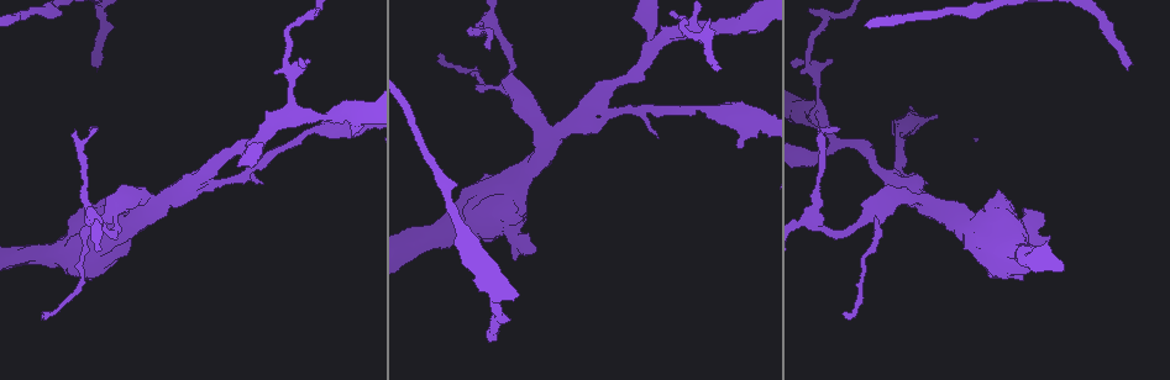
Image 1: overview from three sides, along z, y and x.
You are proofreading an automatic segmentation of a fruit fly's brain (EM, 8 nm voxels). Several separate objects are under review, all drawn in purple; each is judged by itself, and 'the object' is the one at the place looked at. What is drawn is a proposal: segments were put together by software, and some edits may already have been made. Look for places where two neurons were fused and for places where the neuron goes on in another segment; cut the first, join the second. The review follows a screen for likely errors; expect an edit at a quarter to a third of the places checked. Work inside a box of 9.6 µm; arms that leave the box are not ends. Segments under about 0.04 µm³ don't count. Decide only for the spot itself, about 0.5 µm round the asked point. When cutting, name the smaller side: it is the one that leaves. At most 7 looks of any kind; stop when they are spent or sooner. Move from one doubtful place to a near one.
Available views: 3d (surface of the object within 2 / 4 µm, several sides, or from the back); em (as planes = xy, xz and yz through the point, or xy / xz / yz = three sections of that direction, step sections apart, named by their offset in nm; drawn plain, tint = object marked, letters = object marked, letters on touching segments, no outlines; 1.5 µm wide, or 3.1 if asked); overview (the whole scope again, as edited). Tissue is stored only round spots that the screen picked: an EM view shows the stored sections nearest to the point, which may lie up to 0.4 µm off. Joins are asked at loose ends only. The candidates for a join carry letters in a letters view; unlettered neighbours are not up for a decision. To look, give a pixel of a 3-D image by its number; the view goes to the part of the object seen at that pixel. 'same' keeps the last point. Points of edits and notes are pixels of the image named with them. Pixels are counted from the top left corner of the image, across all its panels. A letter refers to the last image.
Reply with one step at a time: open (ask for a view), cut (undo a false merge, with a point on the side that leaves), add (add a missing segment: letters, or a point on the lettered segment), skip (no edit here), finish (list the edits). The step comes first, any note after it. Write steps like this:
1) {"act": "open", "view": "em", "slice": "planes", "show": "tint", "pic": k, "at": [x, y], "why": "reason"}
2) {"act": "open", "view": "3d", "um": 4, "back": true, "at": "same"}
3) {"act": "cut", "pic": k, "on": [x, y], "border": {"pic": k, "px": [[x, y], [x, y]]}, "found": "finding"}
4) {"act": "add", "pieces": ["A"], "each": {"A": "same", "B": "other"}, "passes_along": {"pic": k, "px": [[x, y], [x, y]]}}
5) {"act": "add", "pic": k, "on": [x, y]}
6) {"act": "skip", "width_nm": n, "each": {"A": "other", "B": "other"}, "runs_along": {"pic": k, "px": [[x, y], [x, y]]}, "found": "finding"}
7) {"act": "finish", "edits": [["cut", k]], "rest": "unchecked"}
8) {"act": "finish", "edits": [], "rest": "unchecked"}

{"act": "open", "view": "3d", "um": 4, "pic": 1, "at": [899, 180], "why": "arms part here"}

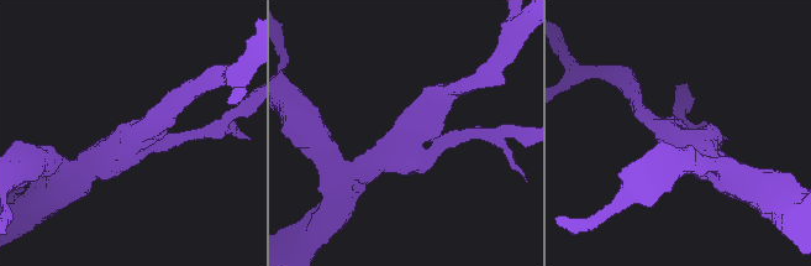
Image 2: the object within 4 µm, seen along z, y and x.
{"act": "open", "view": "em", "slice": "yz", "step": 8, "show": "tint", "pic": 2, "at": [678, 138], "why": "need the tissue"}

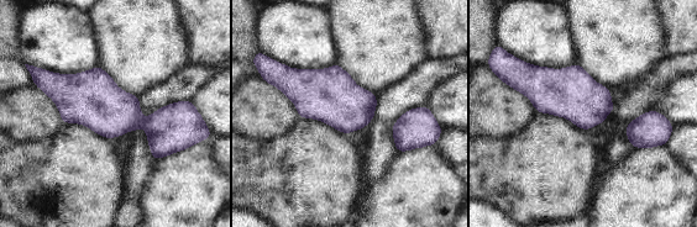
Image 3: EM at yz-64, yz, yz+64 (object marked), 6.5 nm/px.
{"act": "open", "view": "em", "slice": "xy", "step": 8, "show": "letters", "at": "same", "why": "another direction"}

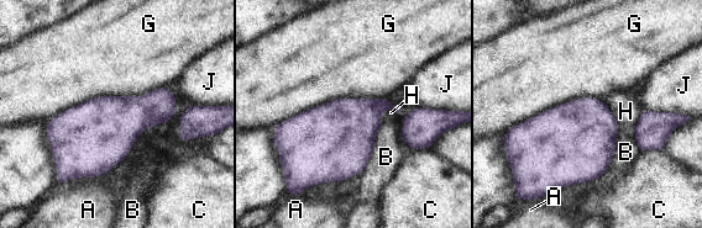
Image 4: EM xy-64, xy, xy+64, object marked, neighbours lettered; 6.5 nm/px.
{"act": "skip", "each": {"A": "other", "B": "other", "C": "other", "G": "other", "H": "other", "J": "other"}, "border": {"pic": 4, "px": [[166, 85], [98, 95], [47, 122]]}, "found": "continuous, no second neuron"}

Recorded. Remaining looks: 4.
{"act": "open", "view": "em", "slice": "xz", "step": 8, "show": "tint", "pic": 1, "at": [492, 338], "why": "branch stops here"}

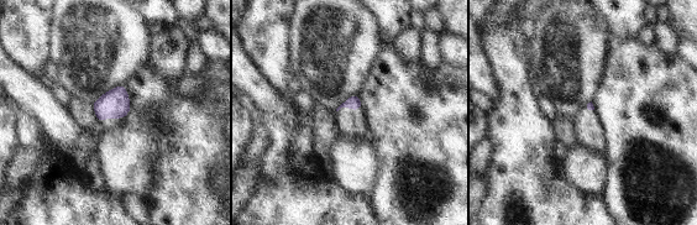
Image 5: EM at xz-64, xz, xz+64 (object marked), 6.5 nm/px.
{"act": "open", "view": "em", "slice": "planes", "show": "letters", "at": "same", "why": "cut it another way"}

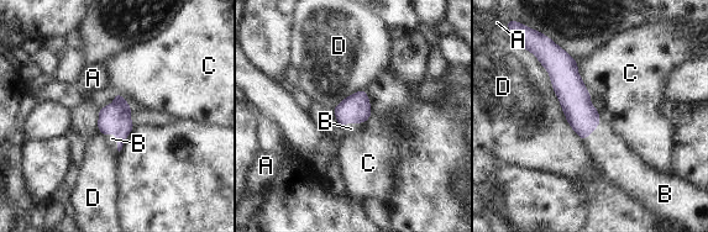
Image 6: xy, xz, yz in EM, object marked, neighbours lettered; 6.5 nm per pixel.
{"act": "add", "pieces": ["B"], "each": {"A": "other", "B": "same", "C": "other", "D": "other"}, "passes_along": {"pic": 6, "px": [[115, 117], [118, 137], [111, 138]]}, "found": "it goes on there"}

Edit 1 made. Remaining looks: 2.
{"act": "finish", "edits": [["add", 6]], "rest": "unchecked"}

